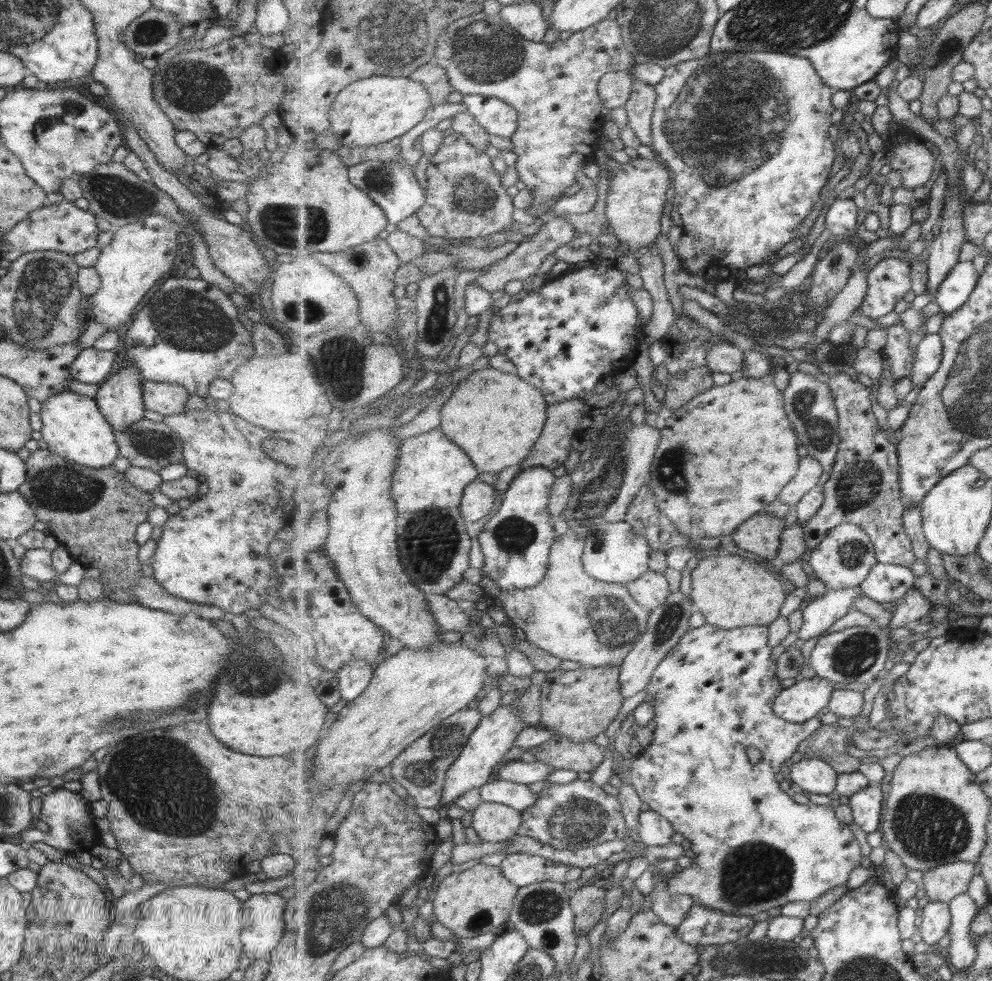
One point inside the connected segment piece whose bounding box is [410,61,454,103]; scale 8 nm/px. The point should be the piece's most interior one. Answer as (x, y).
(433, 76)

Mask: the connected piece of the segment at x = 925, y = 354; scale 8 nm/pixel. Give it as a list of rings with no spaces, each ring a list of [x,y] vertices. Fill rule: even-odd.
[[[931,333],[923,337],[917,347],[914,369],[911,379],[914,384],[924,384],[939,370],[944,353],[944,342],[939,333]]]

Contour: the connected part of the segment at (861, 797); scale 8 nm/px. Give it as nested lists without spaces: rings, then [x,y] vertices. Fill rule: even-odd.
[[[871,784],[866,789],[852,794],[849,805],[854,814],[853,824],[865,833],[875,832],[881,826],[881,802],[883,792],[879,784]]]

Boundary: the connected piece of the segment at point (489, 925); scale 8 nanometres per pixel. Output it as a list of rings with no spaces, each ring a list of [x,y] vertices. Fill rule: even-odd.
[[[477,863],[470,869],[454,872],[446,876],[439,885],[432,902],[436,921],[450,929],[455,936],[471,939],[486,933],[497,932],[510,921],[511,912],[515,908],[515,900],[520,886],[513,884],[503,873],[500,866]]]

